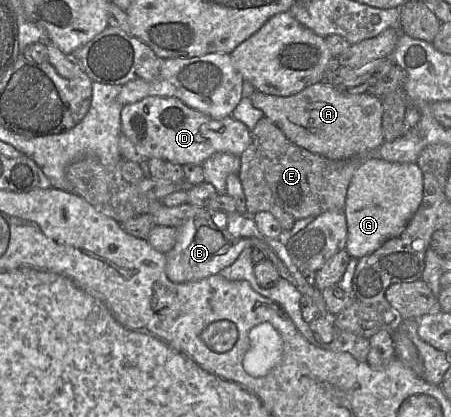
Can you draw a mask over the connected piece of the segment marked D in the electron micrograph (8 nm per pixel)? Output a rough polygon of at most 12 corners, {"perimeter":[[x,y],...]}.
{"perimeter":[[174,97],[123,106],[121,133],[148,159],[240,156],[252,134]]}

